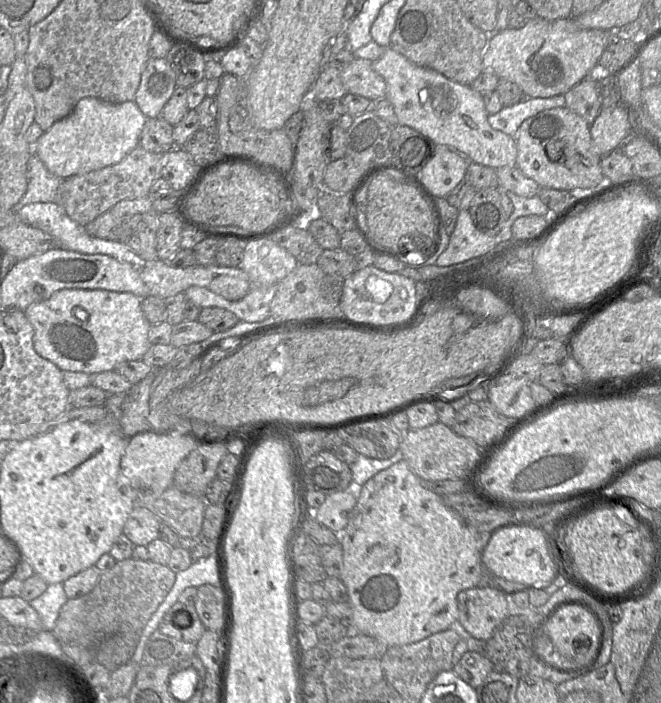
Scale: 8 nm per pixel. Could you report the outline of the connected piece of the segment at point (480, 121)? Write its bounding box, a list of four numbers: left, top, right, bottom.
[372,47,516,169]

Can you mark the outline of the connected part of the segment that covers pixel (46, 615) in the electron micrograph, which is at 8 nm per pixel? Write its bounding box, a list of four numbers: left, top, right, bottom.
[29,583,67,631]

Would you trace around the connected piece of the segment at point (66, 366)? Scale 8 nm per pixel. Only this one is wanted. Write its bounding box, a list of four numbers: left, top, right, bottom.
[24,289,152,374]

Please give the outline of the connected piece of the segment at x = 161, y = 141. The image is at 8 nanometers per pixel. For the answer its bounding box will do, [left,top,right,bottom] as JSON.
[139,117,175,154]

